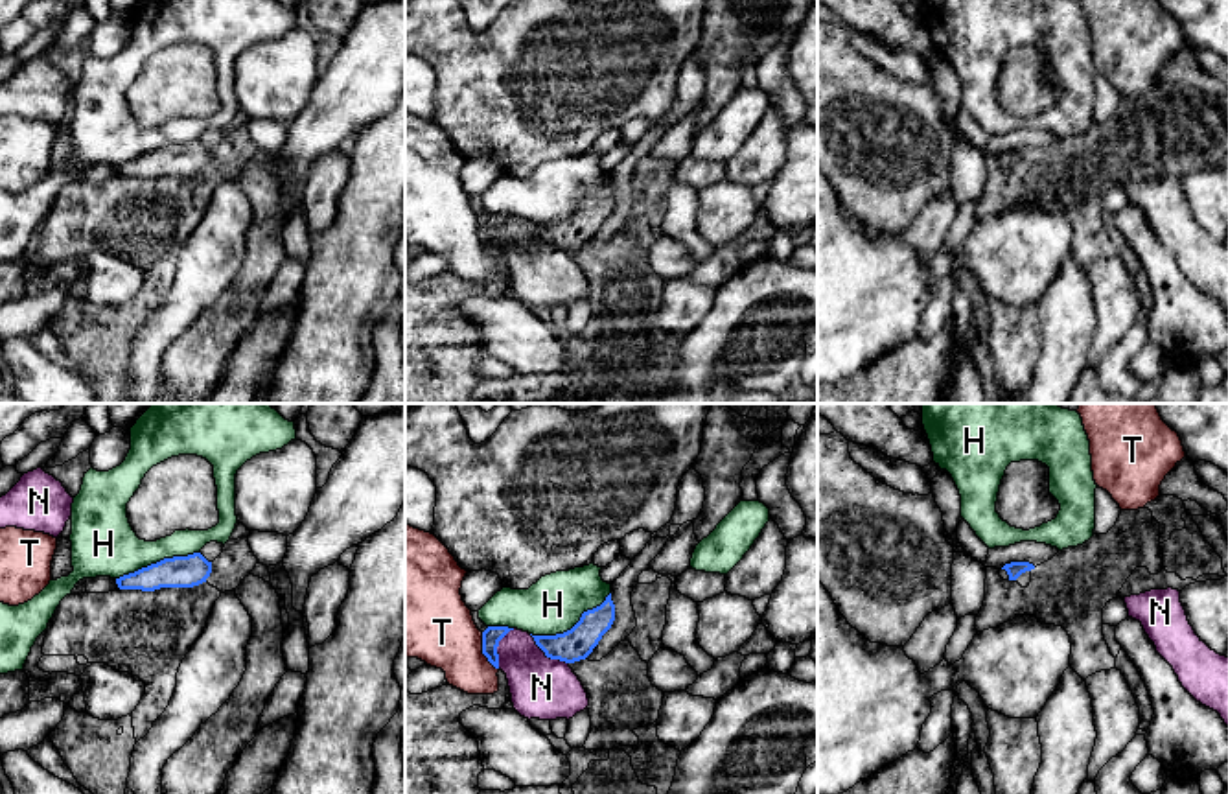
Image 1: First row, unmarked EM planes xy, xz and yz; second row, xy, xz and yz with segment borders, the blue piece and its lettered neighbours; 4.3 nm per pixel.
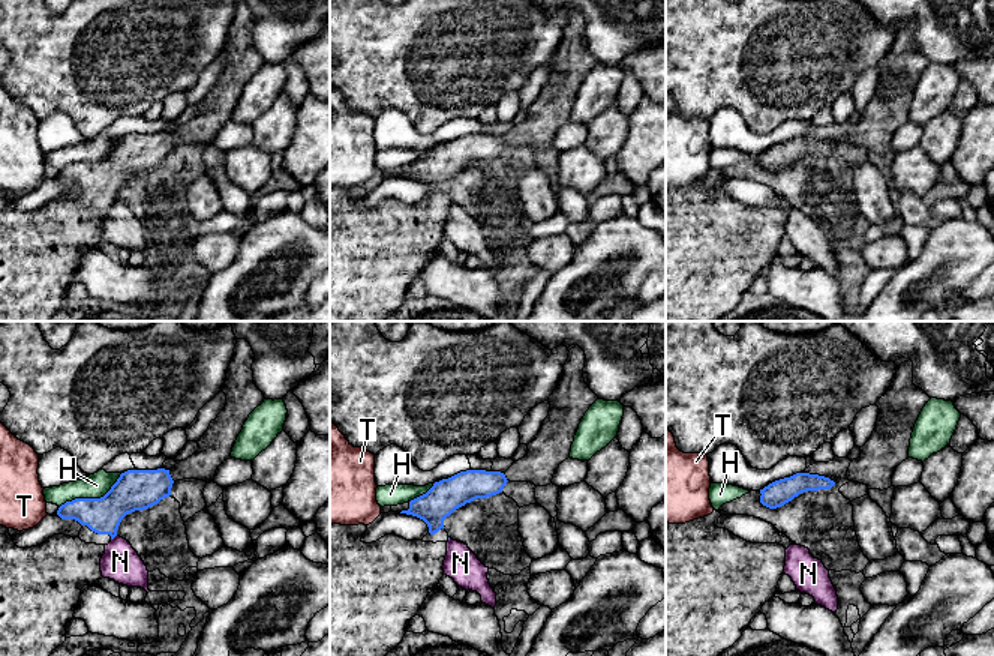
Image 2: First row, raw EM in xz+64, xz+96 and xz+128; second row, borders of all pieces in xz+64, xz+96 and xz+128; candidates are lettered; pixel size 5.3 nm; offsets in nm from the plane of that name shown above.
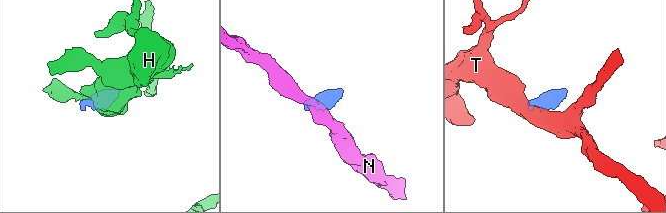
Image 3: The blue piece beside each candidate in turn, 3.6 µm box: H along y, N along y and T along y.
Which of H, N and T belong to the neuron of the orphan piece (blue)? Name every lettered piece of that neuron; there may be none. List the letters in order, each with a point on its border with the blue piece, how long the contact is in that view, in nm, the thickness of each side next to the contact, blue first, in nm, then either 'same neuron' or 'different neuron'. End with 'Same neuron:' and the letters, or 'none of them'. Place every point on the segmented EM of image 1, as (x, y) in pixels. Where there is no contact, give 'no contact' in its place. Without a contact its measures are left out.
H: meets blue in xz at (573, 627); contact 400 nm long; 140 nm thick on the blue side, 240 nm on the other; different neuron
N: meets blue in xz at (547, 656); contact 220 nm long; 140 nm thick on the blue side, 260 nm on the other; different neuron
T: meets blue in xz at (483, 651); contact 180 nm long; 80 nm thick on the blue side, 320 nm on the other; different neuron
Same neuron: none of them

